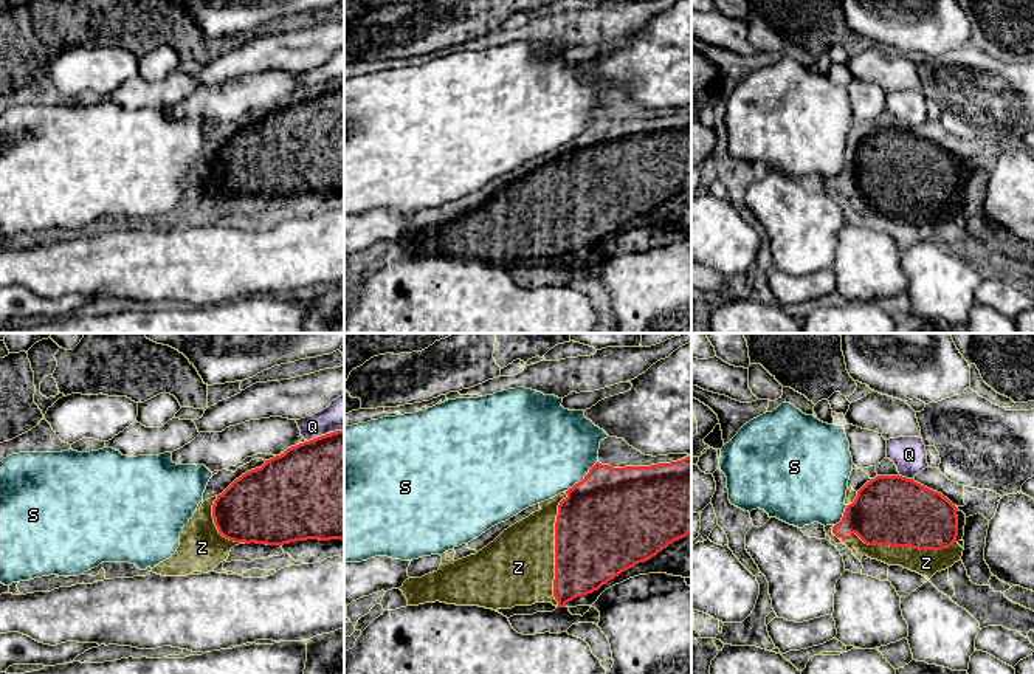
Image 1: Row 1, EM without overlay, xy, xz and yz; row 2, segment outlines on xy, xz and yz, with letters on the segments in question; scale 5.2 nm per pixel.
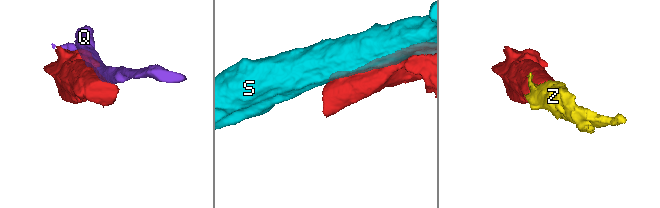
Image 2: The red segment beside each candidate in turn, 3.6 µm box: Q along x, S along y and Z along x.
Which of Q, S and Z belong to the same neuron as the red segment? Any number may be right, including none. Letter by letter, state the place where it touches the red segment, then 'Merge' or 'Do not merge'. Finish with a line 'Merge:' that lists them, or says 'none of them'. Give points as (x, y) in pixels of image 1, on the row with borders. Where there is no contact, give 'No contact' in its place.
Q: Touches red at xy (317, 437). Do not merge
S: Touches red at xz (585, 477). Do not merge
Z: Touches red at yz (898, 546). Merge
Merge: Z

